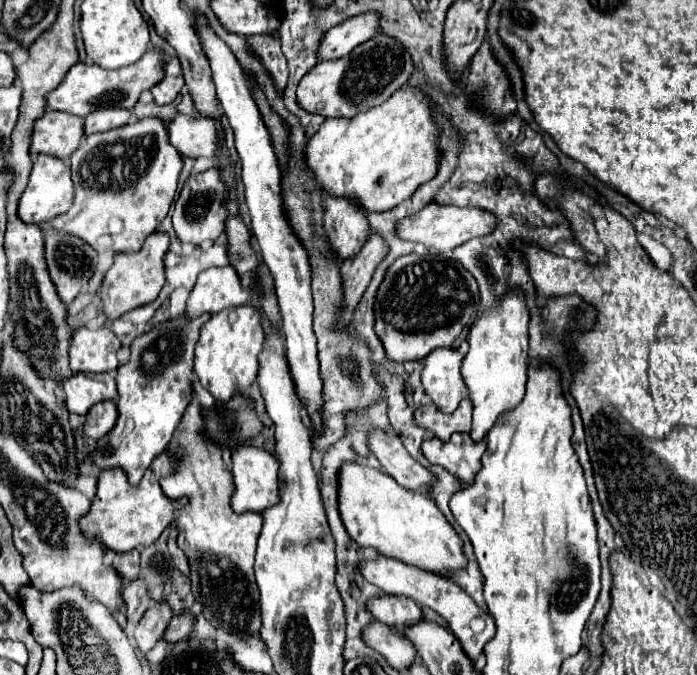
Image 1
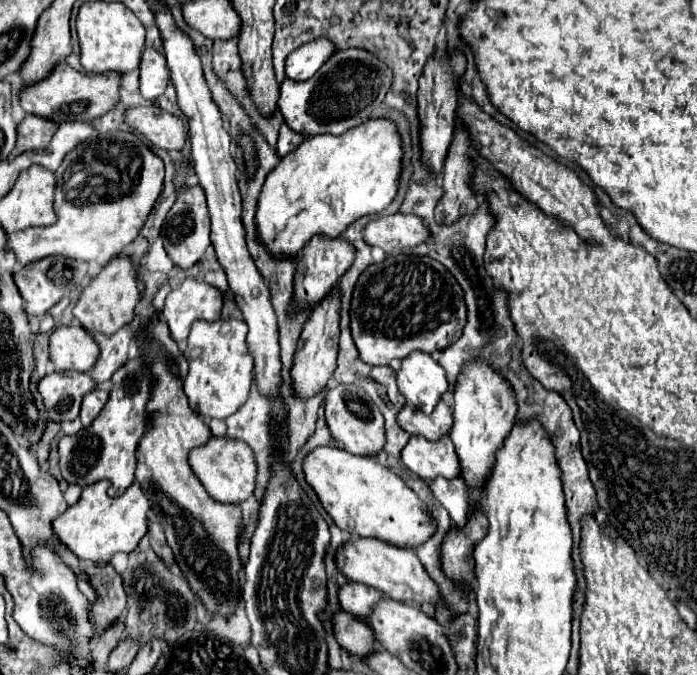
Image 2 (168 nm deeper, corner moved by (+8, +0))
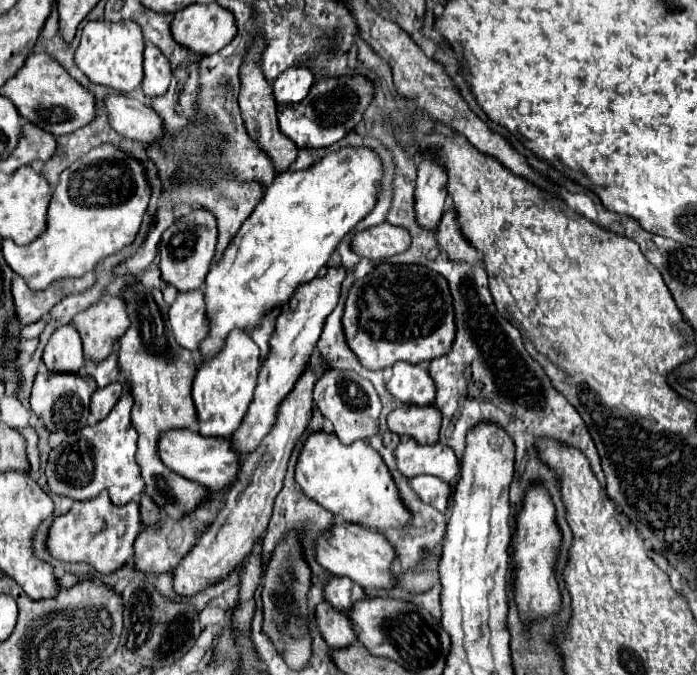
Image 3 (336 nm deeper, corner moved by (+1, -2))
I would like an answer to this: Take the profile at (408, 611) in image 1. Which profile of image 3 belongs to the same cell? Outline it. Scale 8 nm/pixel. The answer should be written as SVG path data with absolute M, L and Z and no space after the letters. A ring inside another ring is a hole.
M331 578L331 582L325 586L325 600L339 612L349 612L355 606L355 602L363 598L363 588L349 578Z

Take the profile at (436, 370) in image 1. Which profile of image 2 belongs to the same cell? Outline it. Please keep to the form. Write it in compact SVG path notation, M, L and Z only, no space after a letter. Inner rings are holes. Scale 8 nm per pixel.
M412 352L402 360L400 370L396 372L396 382L406 402L426 414L434 410L448 388L444 368L424 352Z

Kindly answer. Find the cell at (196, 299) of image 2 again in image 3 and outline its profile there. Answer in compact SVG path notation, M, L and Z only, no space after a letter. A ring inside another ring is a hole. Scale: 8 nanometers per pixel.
M201 290L179 292L169 310L173 336L189 350L195 350L211 332L203 296L205 294Z

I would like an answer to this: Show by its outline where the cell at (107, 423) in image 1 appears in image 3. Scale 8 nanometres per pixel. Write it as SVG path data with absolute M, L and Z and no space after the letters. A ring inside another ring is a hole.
M111 382L105 388L99 388L93 398L91 398L91 414L95 416L95 420L103 420L111 408L115 406L115 402L119 400L119 396L123 394L123 386L119 382Z

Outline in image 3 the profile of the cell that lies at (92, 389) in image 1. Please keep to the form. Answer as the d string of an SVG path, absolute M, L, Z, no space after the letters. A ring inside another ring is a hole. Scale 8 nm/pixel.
M43 370L37 374L31 392L31 408L51 432L75 432L89 420L89 398L97 390L97 382L89 374L61 374Z

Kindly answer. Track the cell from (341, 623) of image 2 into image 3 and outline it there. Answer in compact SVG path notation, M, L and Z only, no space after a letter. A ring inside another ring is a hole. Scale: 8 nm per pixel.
M321 602L317 606L317 624L319 624L319 630L325 638L325 642L333 650L351 646L357 640L357 634L353 632L349 616L335 610L333 606L329 606L329 602Z

